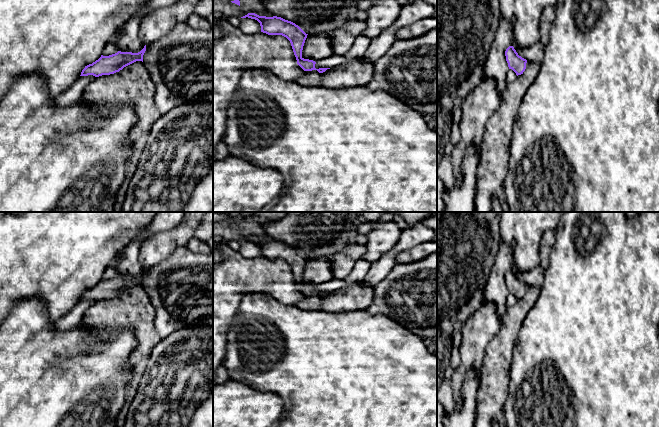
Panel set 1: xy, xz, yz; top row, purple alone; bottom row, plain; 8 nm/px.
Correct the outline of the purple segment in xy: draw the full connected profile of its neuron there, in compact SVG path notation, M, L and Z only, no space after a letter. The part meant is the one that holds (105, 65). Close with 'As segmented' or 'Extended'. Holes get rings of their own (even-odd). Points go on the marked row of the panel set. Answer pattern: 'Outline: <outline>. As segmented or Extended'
Outline: M146 45L138 53L118 51L117 53L109 56L101 55L98 60L85 66L80 76L93 75L95 77L99 77L102 75L114 74L136 61L143 62L143 55L145 51Z. As segmented

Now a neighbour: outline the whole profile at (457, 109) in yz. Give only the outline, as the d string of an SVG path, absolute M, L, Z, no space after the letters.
M455 101L452 109L452 121L453 123L458 123L461 120L462 116L462 107L461 107L461 101Z

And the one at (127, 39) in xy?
M137 11L131 19L119 28L112 38L112 41L118 47L118 51L138 53L144 48L145 45L139 37L139 27L142 19L142 13Z

